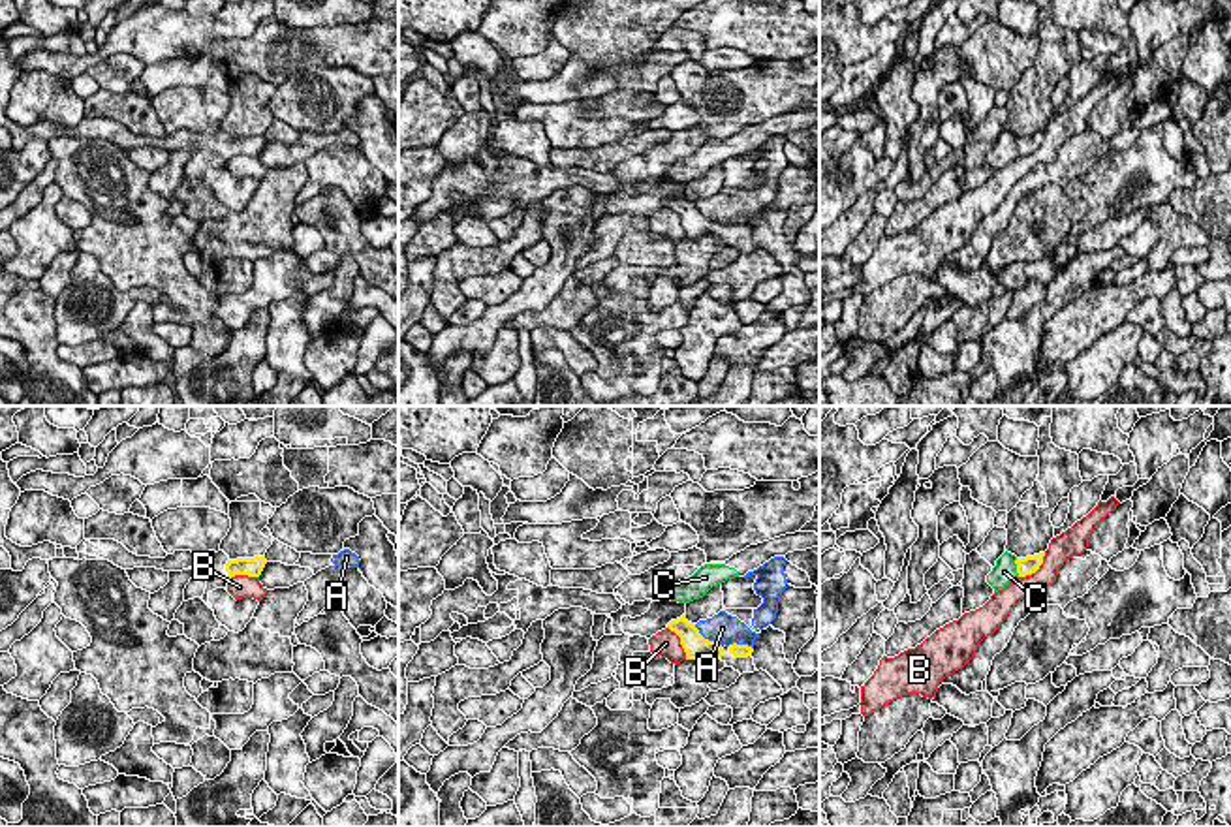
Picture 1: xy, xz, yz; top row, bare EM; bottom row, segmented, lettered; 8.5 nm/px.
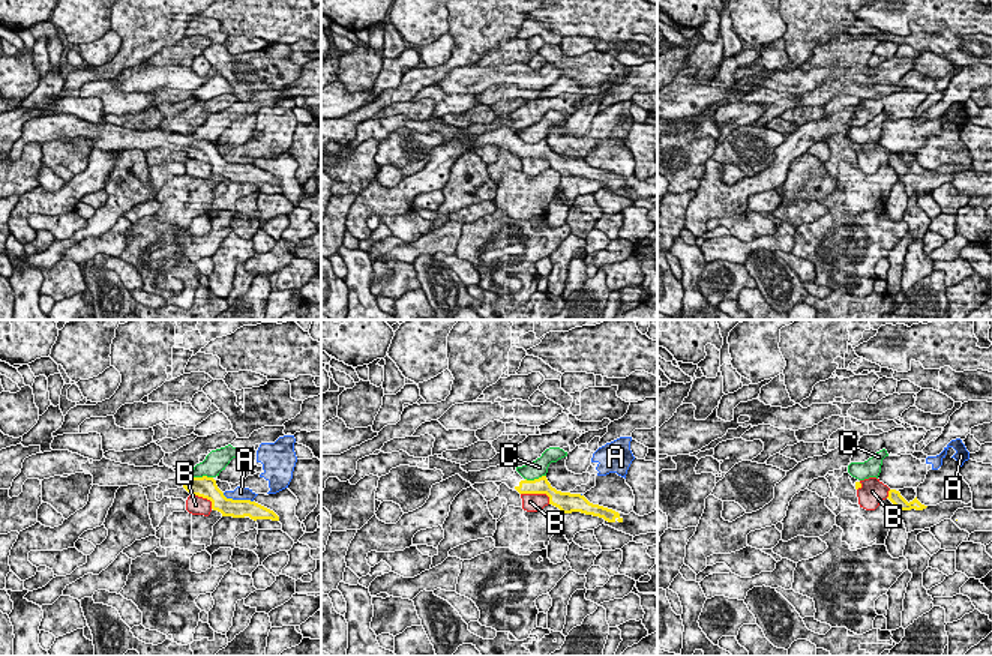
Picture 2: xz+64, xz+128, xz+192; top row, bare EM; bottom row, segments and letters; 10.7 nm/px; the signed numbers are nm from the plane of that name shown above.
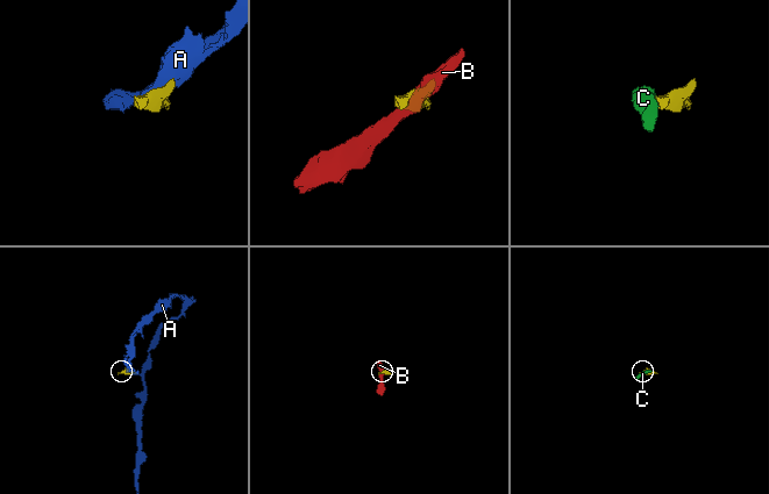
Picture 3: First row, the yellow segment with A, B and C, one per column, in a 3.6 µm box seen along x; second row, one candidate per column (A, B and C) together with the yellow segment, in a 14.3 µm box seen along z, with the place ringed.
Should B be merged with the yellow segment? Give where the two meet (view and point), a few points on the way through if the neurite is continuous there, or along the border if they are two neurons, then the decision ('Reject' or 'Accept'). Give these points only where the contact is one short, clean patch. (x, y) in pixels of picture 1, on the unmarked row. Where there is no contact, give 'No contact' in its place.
Touches yellow at yz (1036, 149). Reject

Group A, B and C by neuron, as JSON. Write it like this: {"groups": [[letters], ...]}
{"groups": [["A"], ["B"], ["C"]]}

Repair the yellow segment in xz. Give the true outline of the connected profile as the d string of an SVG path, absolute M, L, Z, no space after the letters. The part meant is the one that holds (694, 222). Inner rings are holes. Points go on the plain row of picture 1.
M682 194L677 199L671 199L667 207L680 216L680 224L686 231L686 239L699 239L701 235L712 235L712 237L720 237L727 246L733 246L740 254L757 250L752 237L754 231L752 226L737 224L737 222L725 226L709 220L699 212L695 203L686 199L686 194Z

